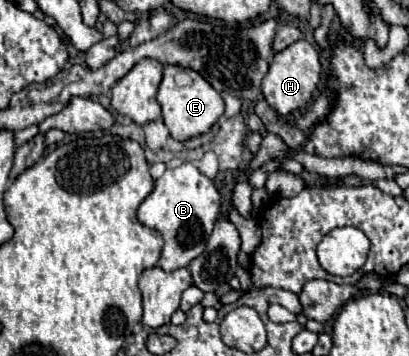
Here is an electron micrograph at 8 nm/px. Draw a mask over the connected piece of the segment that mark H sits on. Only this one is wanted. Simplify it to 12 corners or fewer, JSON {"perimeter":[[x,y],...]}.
{"perimeter":[[317,50],[275,54],[263,96],[279,116],[305,108],[321,82]]}

